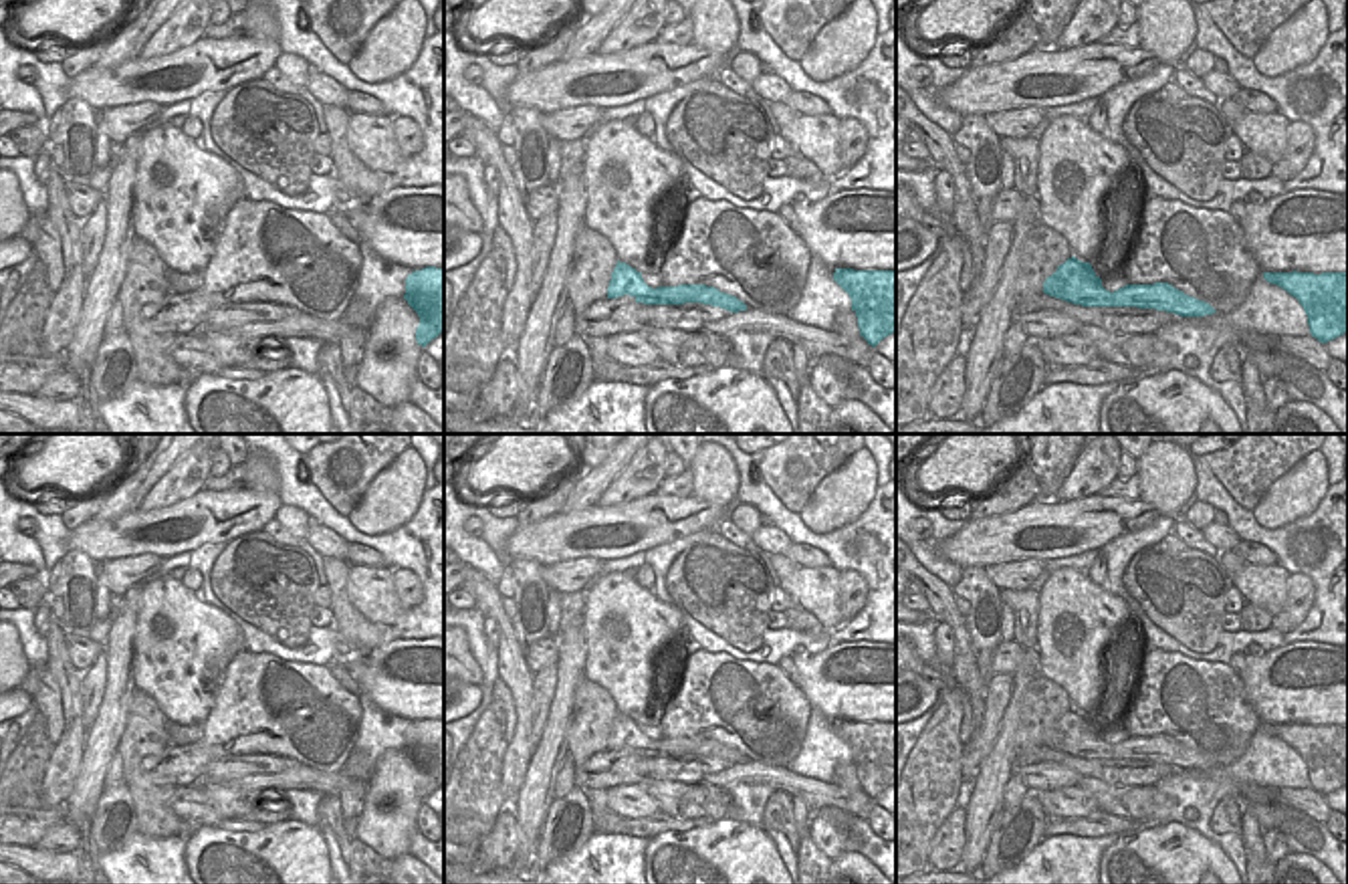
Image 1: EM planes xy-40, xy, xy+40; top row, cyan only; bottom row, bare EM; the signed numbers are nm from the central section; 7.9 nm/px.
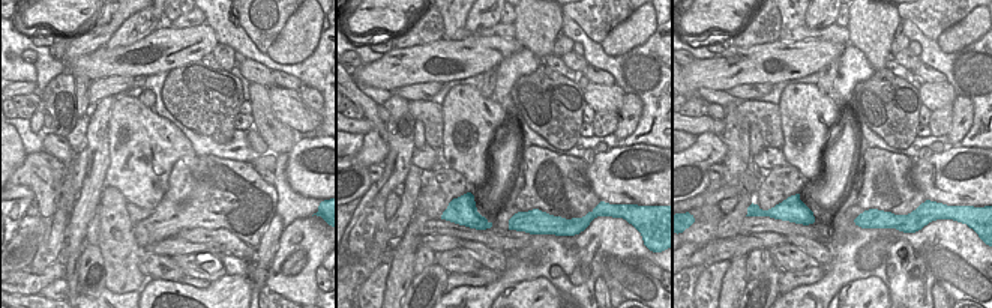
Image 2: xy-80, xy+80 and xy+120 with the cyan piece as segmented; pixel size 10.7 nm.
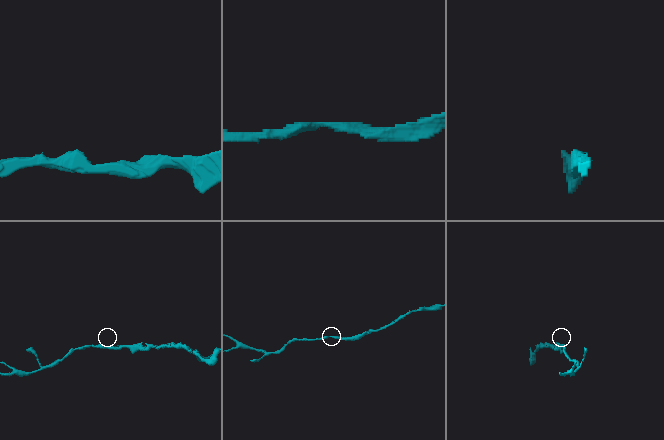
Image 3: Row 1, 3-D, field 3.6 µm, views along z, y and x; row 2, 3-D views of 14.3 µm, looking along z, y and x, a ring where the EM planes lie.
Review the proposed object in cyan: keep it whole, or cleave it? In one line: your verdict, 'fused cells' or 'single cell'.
single cell

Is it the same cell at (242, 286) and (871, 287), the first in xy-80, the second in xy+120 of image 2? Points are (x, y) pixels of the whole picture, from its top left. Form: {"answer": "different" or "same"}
{"answer": "same"}

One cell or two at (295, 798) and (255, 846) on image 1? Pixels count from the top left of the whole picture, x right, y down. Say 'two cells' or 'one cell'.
two cells

